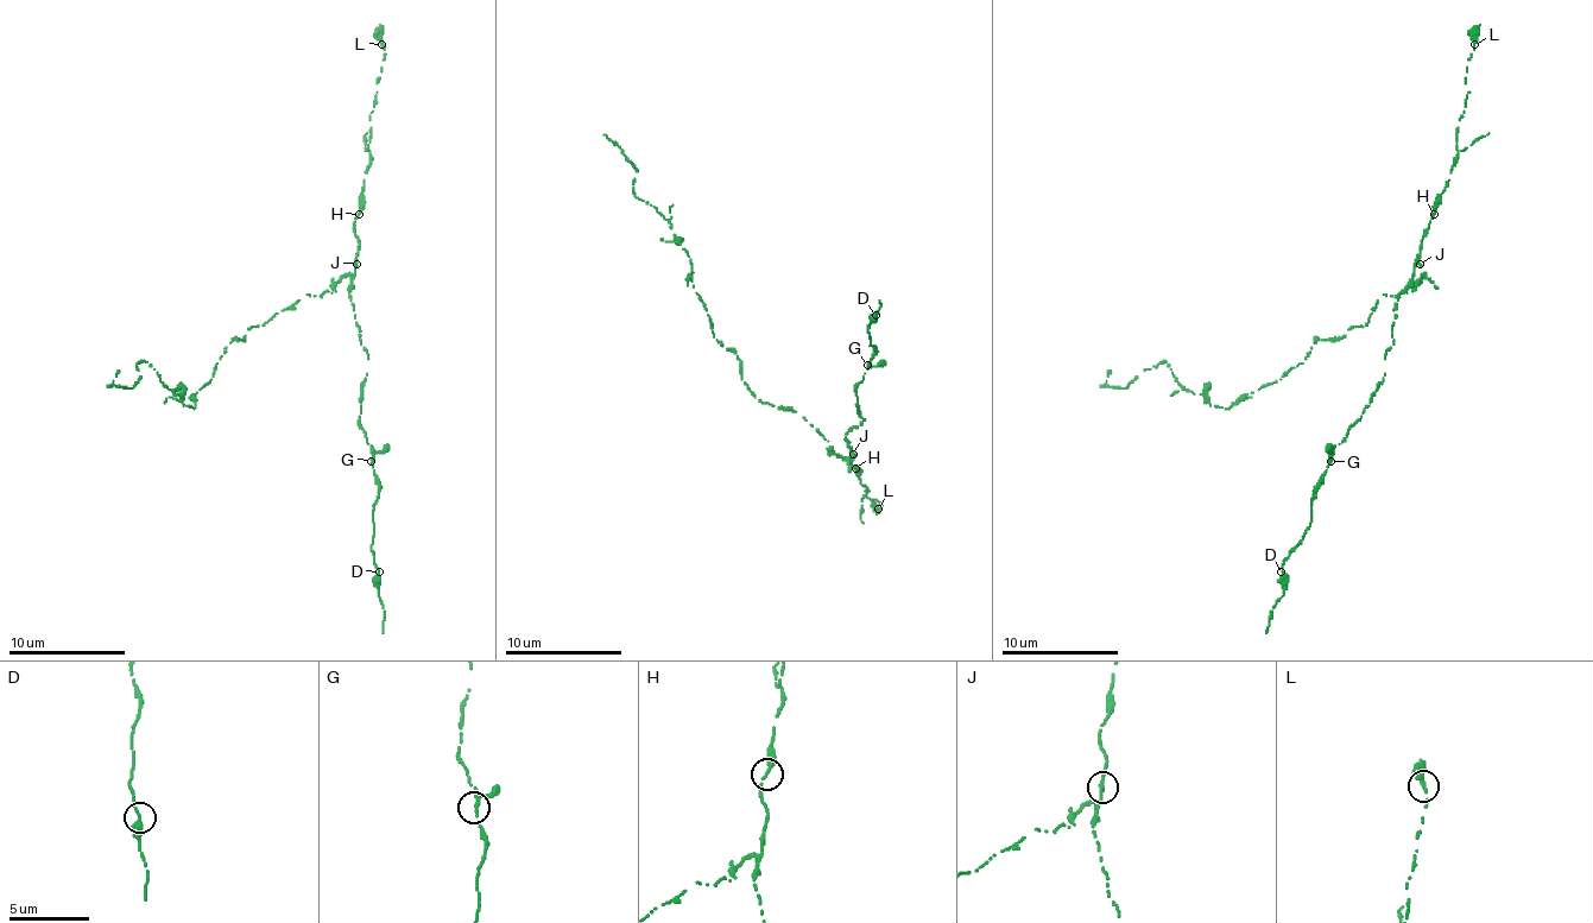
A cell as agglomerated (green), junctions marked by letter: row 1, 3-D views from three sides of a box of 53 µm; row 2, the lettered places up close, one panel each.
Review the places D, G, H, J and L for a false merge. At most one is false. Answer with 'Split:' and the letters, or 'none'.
Split: J

